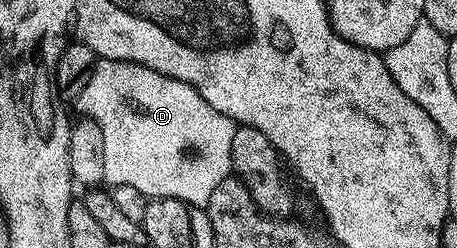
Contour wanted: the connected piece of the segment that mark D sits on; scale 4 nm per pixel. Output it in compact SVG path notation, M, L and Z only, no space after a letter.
M99 60L94 66L92 75L88 79L88 87L80 91L76 102L76 108L79 109L83 118L95 121L100 127L100 135L104 135L104 175L106 181L111 186L123 185L124 187L136 187L147 199L155 197L167 197L168 199L180 199L189 205L204 207L208 199L212 199L212 191L216 191L218 186L225 177L231 176L232 173L232 135L235 131L235 123L228 119L228 115L220 115L208 99L204 99L188 83L180 79L172 79L168 75L160 75L160 71L152 71L143 65L137 65L131 61L108 61Z

